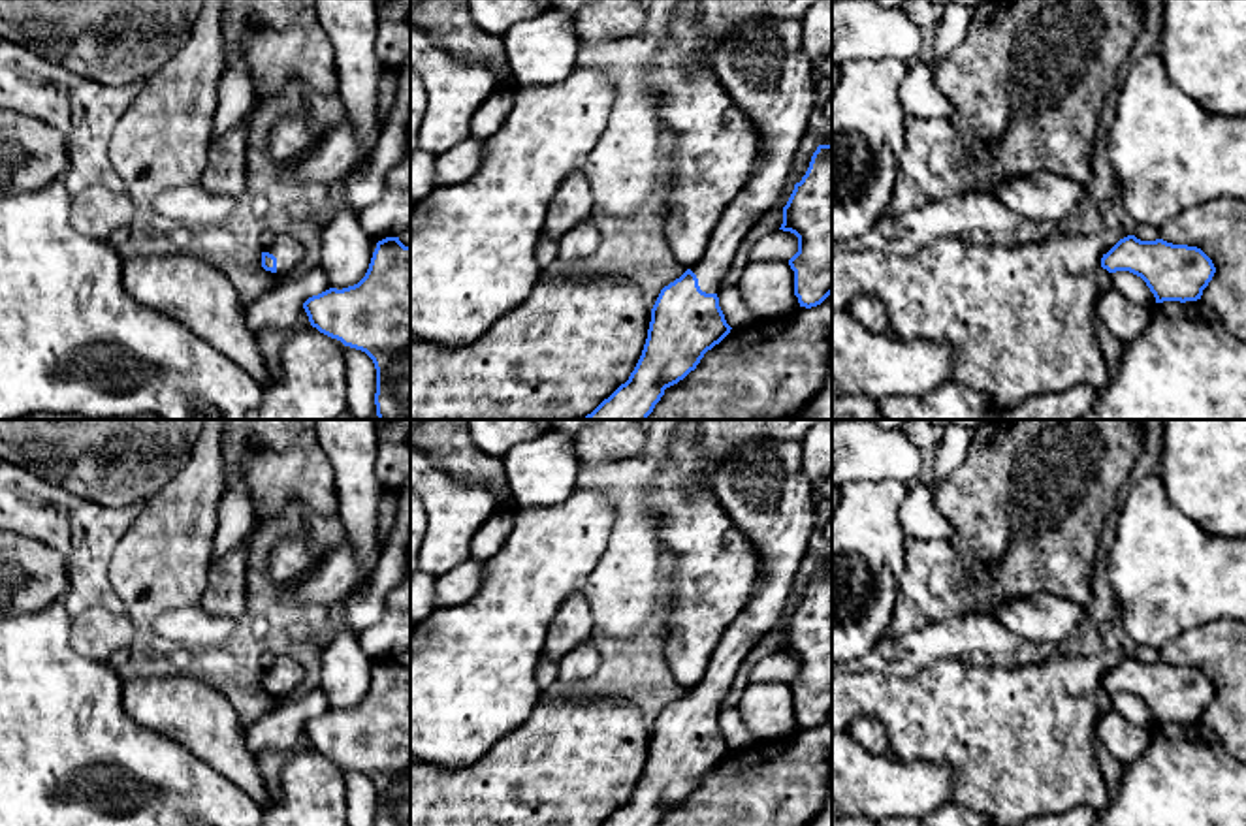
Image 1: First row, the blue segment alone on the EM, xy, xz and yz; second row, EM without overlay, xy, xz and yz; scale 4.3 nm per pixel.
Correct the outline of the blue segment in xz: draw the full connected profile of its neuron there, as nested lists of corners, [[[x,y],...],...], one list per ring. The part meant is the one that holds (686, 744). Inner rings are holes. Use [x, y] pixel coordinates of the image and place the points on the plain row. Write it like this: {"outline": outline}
{"outline": [[[757,440],[734,446],[723,455],[710,487],[721,508],[757,549],[760,581],[751,600],[723,632],[704,677],[661,711],[634,792],[600,826],[657,826],[666,809],[695,792],[704,775],[730,755],[732,749],[719,728],[719,709],[749,651],[766,632],[779,627],[813,532],[817,502],[809,482],[800,472],[800,461],[800,440]]]}

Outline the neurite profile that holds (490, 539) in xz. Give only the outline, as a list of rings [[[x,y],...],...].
[[[495,510],[482,527],[474,532],[469,548],[469,557],[486,563],[489,557],[499,553],[514,525],[510,510]]]

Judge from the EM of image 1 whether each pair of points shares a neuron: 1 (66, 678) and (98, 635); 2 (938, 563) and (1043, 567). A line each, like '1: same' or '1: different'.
1: different
2: same

